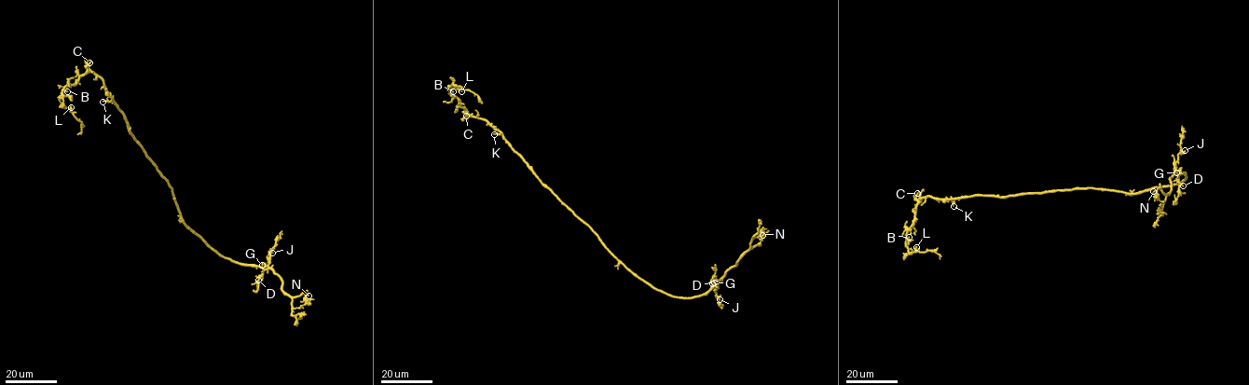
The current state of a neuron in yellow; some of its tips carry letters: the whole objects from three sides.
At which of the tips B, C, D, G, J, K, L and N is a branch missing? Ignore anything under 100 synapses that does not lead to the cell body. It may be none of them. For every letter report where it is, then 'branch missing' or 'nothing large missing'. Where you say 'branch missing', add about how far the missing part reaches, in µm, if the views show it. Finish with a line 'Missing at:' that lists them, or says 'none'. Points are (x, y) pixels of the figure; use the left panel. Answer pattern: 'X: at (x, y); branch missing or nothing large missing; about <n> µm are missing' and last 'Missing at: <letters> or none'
B: at (67, 91); nothing large missing
C: at (89, 62); nothing large missing
D: at (258, 280); nothing large missing
G: at (262, 265); nothing large missing
J: at (272, 253); nothing large missing
K: at (102, 102); nothing large missing
L: at (71, 107); nothing large missing
N: at (308, 295); nothing large missing
Missing at: none

